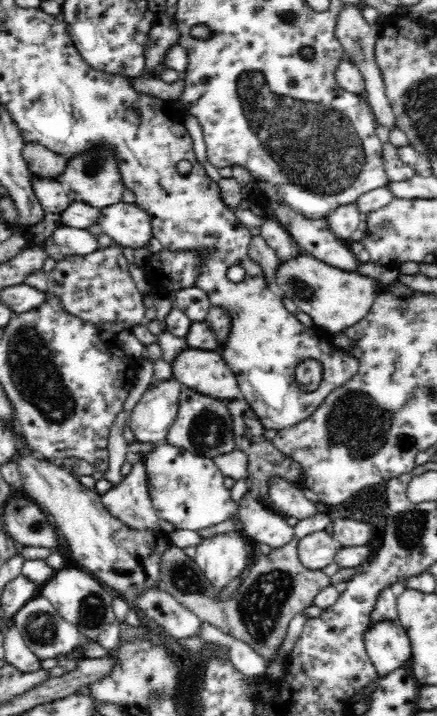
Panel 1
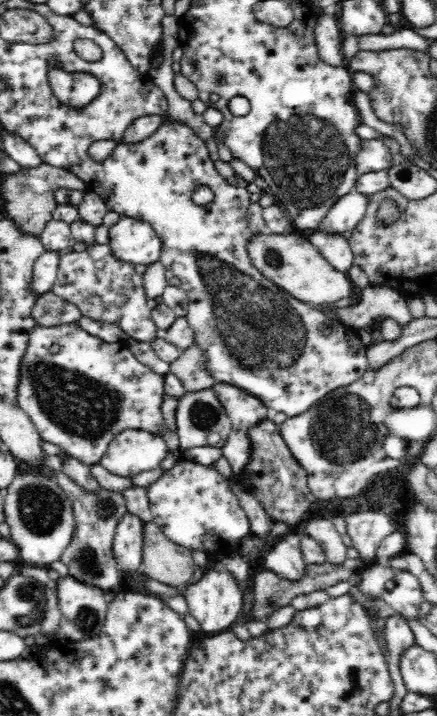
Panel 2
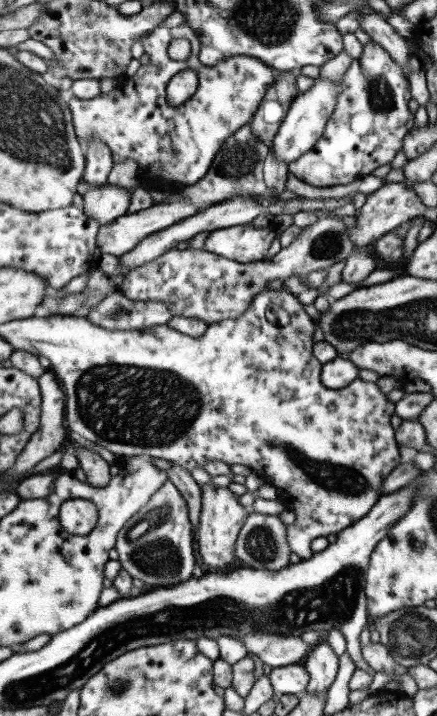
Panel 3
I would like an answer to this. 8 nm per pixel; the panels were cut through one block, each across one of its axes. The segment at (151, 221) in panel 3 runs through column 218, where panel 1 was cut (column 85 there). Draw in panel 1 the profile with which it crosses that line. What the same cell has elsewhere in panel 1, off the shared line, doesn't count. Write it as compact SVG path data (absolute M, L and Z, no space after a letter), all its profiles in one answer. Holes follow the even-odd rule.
M94 145L88 150L73 156L68 161L64 172L56 179L68 191L77 193L79 200L93 207L103 209L122 201L122 193L125 191L124 183L122 183L122 173L118 169L114 153L110 150L112 150L112 147Z

